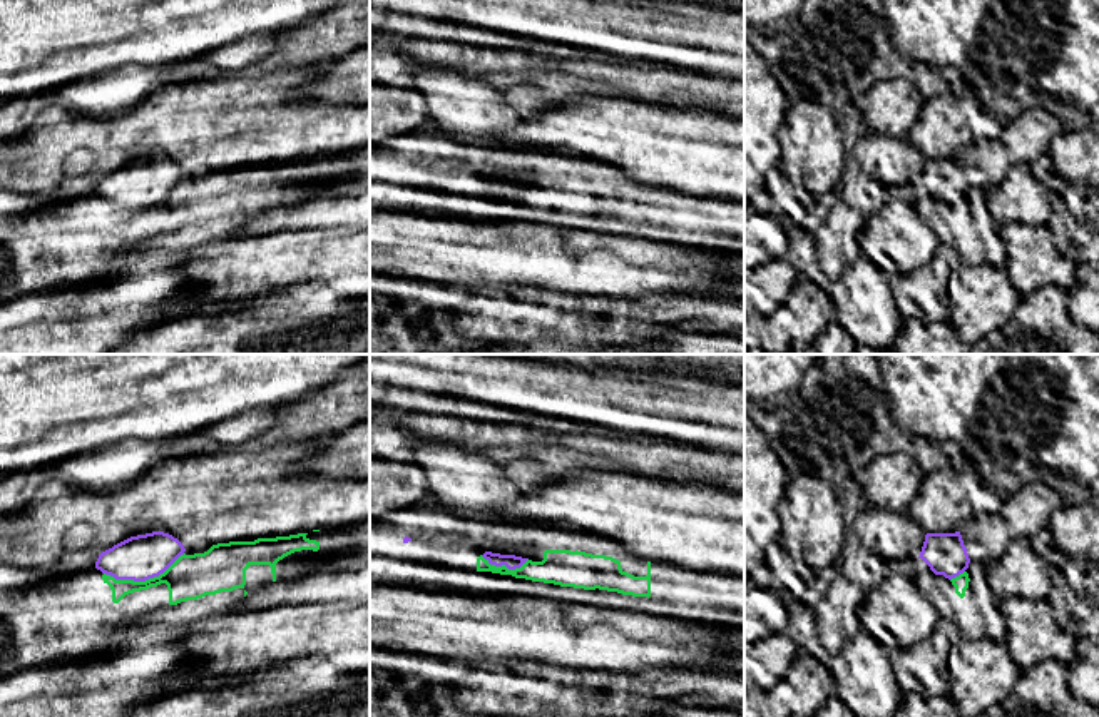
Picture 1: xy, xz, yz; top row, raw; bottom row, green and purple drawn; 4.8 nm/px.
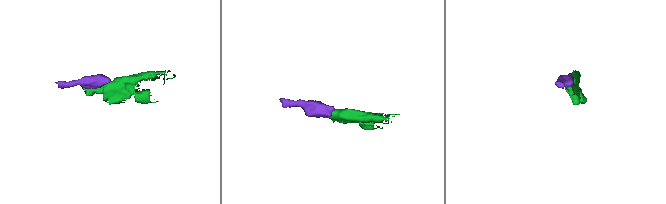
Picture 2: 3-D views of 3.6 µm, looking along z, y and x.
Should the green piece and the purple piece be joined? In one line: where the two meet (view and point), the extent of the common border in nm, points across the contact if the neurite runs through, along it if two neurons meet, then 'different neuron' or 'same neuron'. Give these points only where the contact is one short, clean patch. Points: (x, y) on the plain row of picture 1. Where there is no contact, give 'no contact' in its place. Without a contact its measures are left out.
contact xy (146, 206); length 400 nm; border xy (184, 179), (163, 198), (144, 206), (116, 206), (104, 199); different neuron

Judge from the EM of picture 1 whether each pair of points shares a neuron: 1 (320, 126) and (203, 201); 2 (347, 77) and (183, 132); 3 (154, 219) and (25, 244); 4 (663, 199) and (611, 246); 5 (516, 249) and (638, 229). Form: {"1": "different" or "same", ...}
{"1": "different", "2": "different", "3": "same", "4": "different", "5": "different"}

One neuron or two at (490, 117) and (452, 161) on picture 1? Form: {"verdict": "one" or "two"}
{"verdict": "two"}

